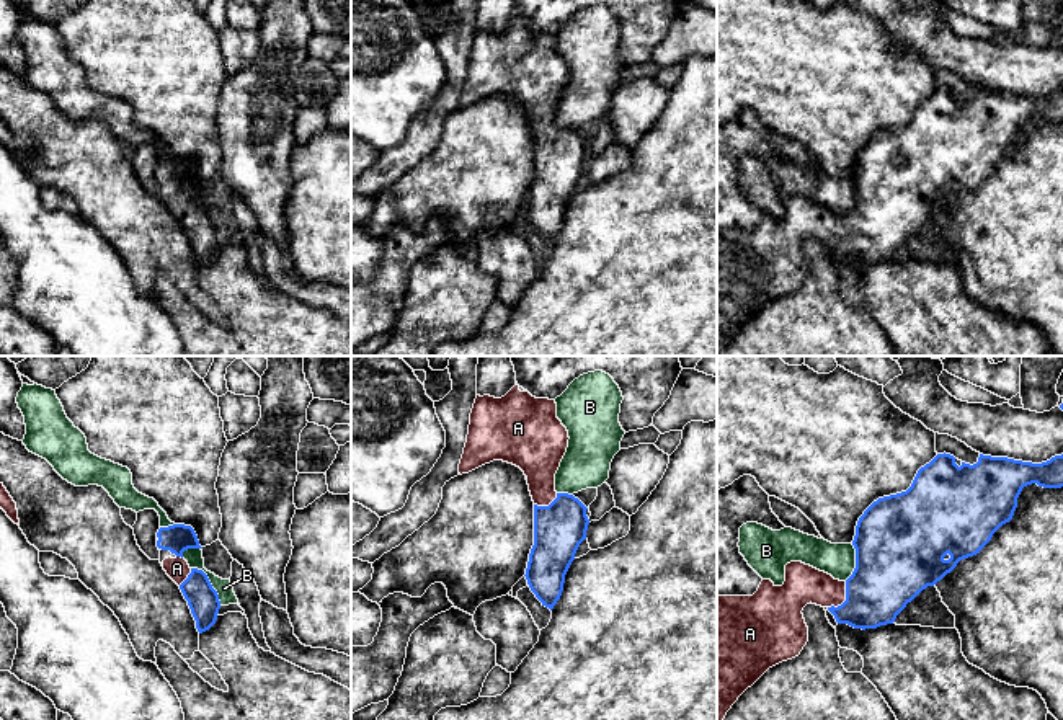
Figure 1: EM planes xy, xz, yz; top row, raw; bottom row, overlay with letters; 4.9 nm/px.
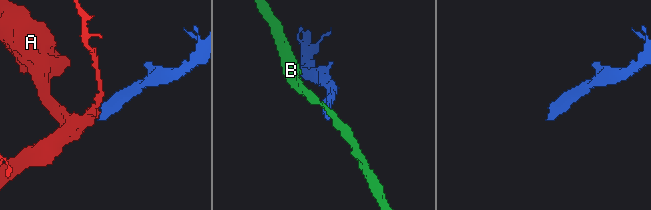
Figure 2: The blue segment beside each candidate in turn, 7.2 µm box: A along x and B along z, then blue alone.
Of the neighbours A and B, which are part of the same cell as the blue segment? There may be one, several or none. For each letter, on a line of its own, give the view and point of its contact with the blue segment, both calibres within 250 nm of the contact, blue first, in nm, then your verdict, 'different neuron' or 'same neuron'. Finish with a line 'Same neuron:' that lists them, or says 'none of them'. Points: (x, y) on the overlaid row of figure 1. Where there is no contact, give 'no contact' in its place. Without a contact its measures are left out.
A: meets blue in yz at (846, 600); 340 nm thick on the blue side, 190 nm on the other; same neuron
B: meets blue in xy at (209, 583); 160 nm thick on the blue side, 80 nm on the other; different neuron
Same neuron: A

